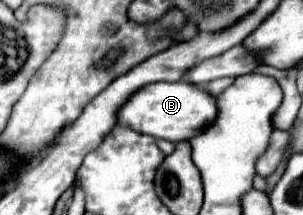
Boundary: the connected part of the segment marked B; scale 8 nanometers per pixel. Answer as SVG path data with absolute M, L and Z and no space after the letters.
M184 81L150 83L148 87L142 87L140 91L136 91L136 95L132 95L132 99L128 99L128 103L124 103L124 107L120 107L120 115L116 117L118 123L124 123L134 131L166 141L176 139L176 143L198 135L214 119L216 119L214 97L202 91L198 85L190 85Z

